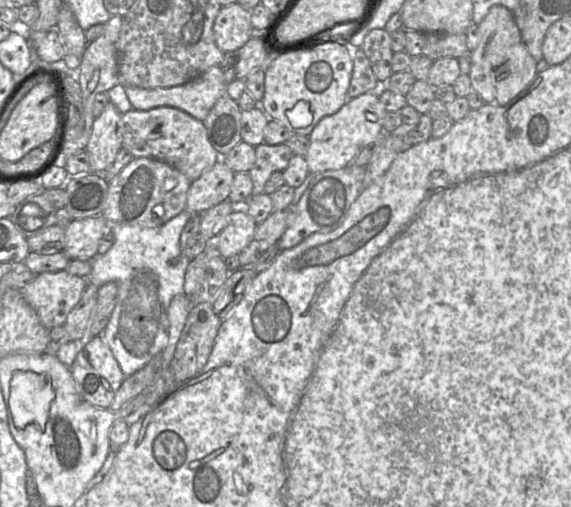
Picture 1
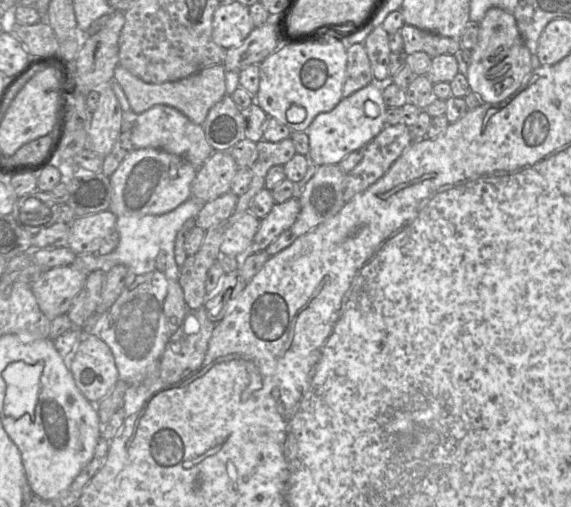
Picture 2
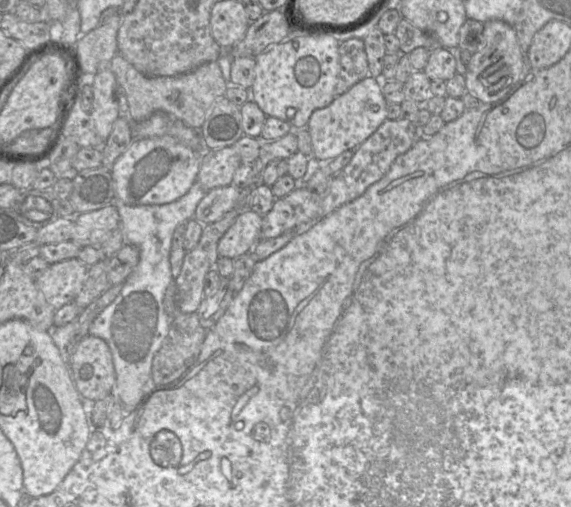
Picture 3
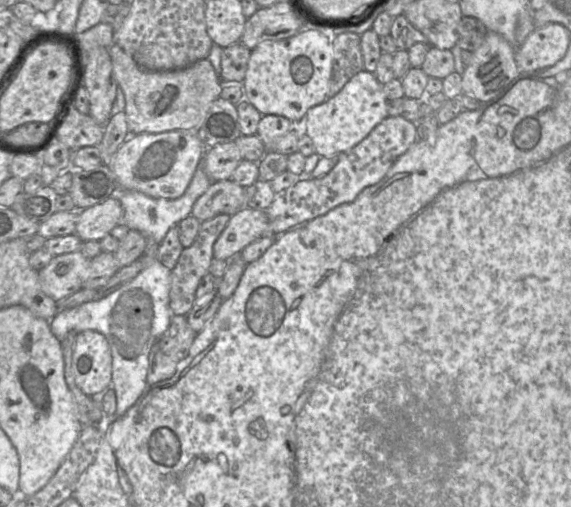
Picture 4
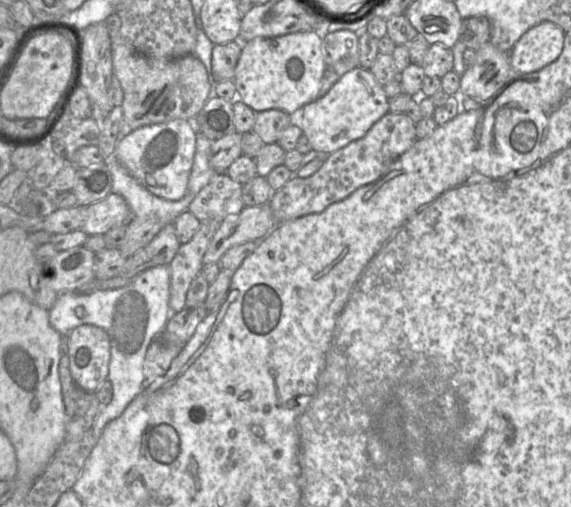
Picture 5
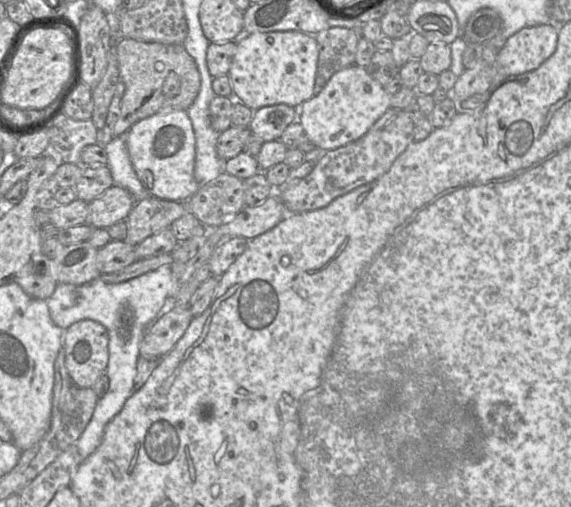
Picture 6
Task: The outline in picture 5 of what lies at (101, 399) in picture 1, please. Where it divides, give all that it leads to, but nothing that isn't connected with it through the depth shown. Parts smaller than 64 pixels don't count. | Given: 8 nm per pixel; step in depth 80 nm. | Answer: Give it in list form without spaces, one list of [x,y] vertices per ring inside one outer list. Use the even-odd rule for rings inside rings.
[[[84,324],[68,334],[69,368],[76,385],[84,391],[96,390],[108,379],[110,363],[110,339],[102,328]]]

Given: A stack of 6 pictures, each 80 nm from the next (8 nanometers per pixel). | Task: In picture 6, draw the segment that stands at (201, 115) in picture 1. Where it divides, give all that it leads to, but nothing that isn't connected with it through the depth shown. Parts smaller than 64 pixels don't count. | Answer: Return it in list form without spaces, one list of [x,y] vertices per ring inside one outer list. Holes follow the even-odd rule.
[[[121,38],[116,42],[116,52],[125,92],[121,98],[120,115],[113,128],[114,137],[126,135],[135,123],[163,109],[187,111],[195,101],[201,87],[201,76],[195,60],[182,44]]]

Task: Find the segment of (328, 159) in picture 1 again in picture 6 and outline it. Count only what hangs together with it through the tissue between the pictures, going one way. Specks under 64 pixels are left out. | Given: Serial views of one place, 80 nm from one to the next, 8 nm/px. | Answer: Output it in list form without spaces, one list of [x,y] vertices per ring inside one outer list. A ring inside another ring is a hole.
[[[354,64],[333,74],[319,94],[301,105],[297,121],[302,124],[305,134],[317,147],[334,150],[364,136],[391,108],[391,95],[366,68]]]

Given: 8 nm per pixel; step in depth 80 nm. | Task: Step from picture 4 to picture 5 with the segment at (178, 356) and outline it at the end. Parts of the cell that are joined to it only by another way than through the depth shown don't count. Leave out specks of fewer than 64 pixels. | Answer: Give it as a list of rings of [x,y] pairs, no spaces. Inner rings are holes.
[[[164,332],[152,341],[143,363],[143,388],[148,387],[157,378],[167,373],[185,344],[169,341],[164,337]]]

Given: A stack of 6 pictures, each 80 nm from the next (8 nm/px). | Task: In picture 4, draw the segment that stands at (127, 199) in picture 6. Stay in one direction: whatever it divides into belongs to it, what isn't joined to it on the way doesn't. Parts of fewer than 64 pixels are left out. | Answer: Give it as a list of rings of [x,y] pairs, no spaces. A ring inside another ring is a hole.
[[[111,196],[102,203],[78,210],[75,234],[83,242],[100,241],[113,228],[123,223],[123,215],[121,202]]]

